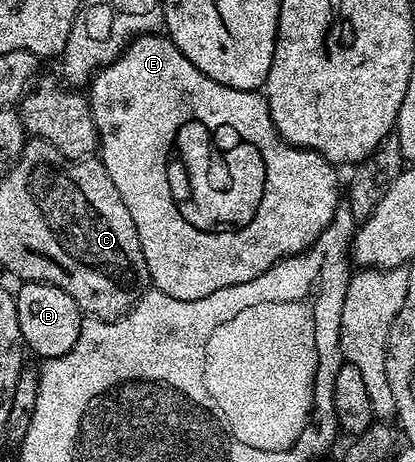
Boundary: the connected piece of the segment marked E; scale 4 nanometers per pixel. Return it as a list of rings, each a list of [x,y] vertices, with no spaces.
[[[165,34],[139,35],[132,40],[119,59],[103,67],[90,80],[88,102],[98,130],[100,158],[108,169],[108,177],[112,177],[112,185],[116,185],[124,205],[128,205],[132,221],[136,221],[136,233],[140,237],[140,249],[144,249],[144,261],[148,261],[151,284],[157,290],[168,293],[168,297],[196,301],[200,297],[208,297],[208,293],[216,293],[216,289],[244,285],[244,281],[252,281],[268,273],[268,269],[275,267],[282,259],[307,251],[334,220],[340,205],[335,164],[329,163],[320,153],[283,141],[270,116],[265,94],[232,89],[228,85],[220,85],[220,81],[212,81],[212,77],[200,73],[200,69],[196,69],[196,65],[192,65],[192,61],[188,61],[188,57],[184,57],[184,53],[180,53],[177,45]]]

